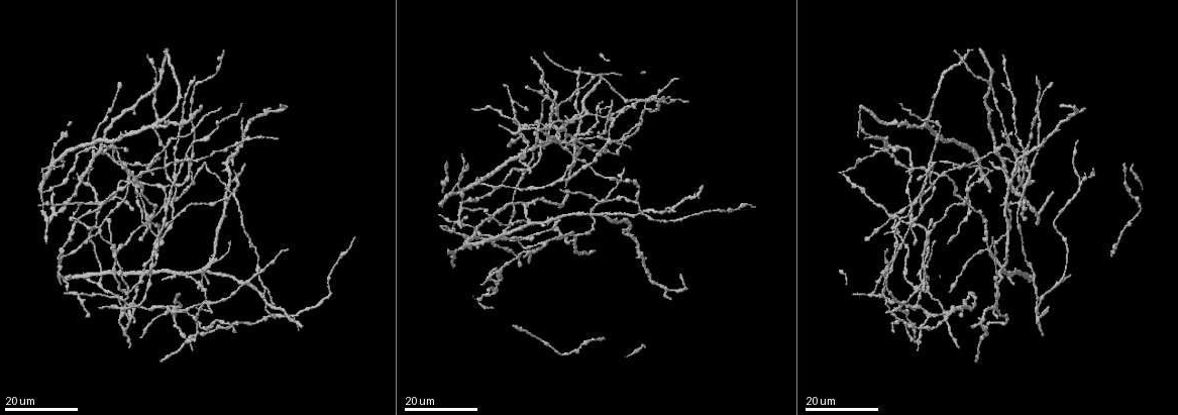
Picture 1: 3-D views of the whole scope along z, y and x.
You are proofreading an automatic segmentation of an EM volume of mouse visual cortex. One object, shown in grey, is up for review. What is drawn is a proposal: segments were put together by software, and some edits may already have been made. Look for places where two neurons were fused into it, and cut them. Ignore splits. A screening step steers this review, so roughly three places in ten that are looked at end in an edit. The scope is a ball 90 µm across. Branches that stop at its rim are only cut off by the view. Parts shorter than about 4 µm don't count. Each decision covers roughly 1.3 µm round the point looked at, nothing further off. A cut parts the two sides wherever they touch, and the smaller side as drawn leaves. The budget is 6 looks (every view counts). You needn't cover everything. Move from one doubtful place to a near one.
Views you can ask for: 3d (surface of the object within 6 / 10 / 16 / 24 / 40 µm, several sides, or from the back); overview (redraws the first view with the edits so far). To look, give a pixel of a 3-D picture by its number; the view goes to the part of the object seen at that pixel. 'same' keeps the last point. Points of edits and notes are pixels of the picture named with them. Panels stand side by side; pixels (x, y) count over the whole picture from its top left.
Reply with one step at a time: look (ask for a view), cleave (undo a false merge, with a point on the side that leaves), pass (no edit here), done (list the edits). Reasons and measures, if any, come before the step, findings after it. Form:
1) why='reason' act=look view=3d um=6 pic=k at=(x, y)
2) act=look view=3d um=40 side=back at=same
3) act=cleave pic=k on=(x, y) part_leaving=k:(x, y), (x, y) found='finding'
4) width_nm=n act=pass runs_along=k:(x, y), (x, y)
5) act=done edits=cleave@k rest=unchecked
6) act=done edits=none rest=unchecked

act=look view=3d um=16 pic=1 at=(152, 283)

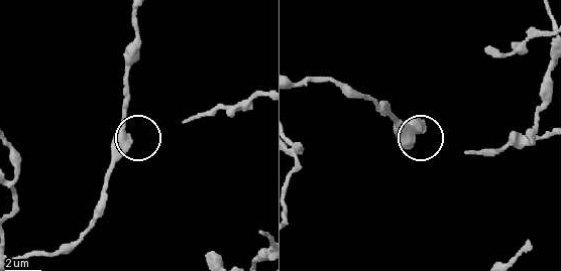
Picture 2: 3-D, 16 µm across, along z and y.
act=look view=3d um=6 pic=2 at=(129, 139)

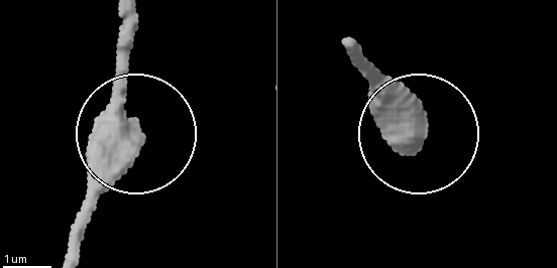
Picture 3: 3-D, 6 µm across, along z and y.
act=look view=3d um=6 side=back pic=3 at=(416, 134)

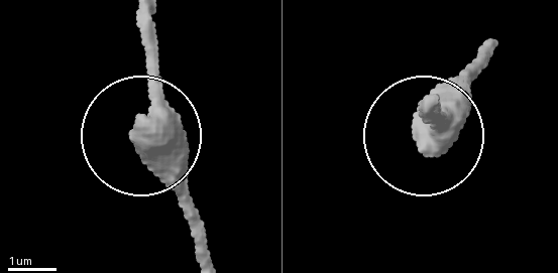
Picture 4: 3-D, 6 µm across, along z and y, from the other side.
width_nm=430 act=pass found='all the same neuron'

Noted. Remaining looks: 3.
act=look view=3d um=24 pic=1 at=(931, 230)

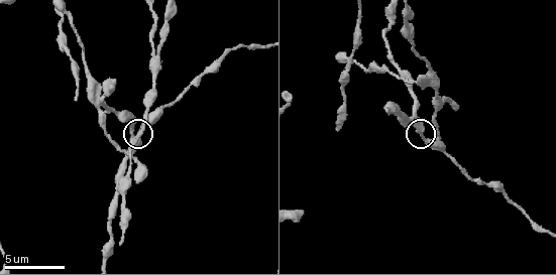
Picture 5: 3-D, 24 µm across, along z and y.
act=look view=3d um=6 pic=5 at=(422, 130)

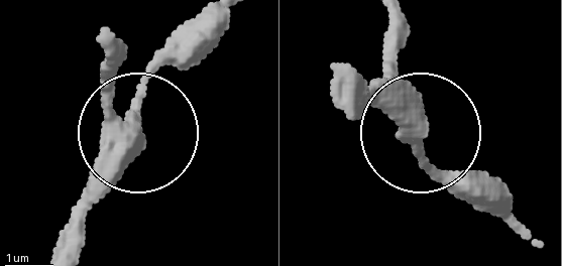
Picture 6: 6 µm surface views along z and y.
act=pass found='continuous, no second neuron'

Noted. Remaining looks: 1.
act=done edits=none rest=unchecked

